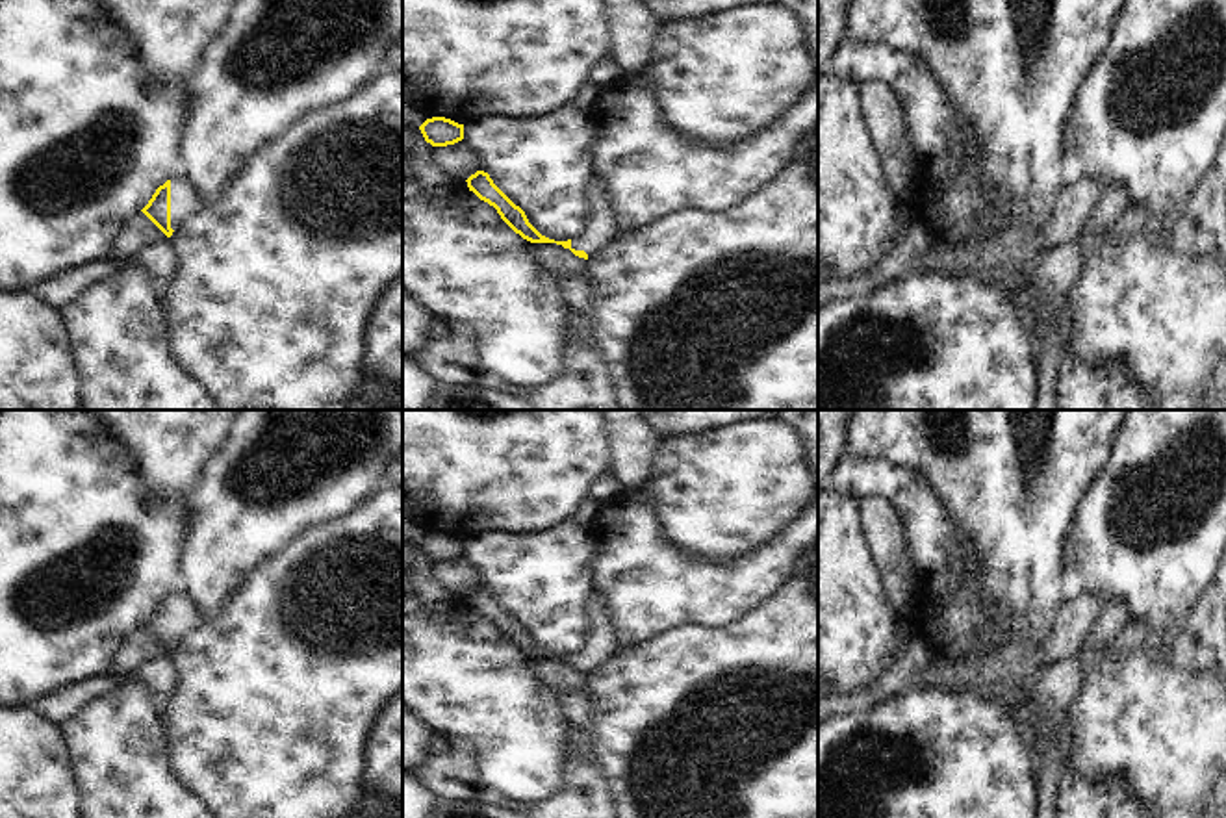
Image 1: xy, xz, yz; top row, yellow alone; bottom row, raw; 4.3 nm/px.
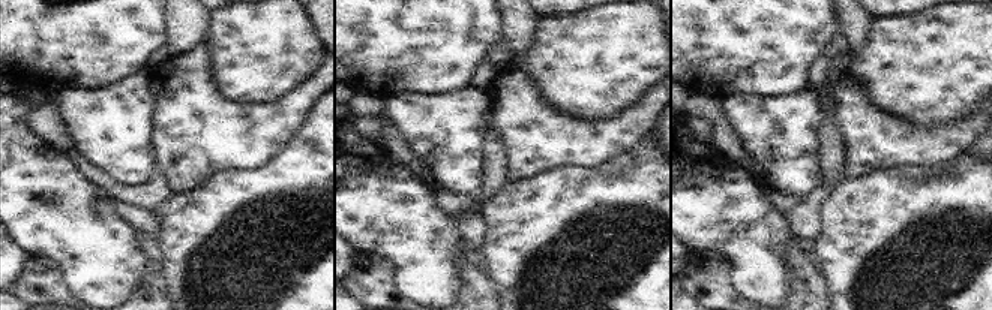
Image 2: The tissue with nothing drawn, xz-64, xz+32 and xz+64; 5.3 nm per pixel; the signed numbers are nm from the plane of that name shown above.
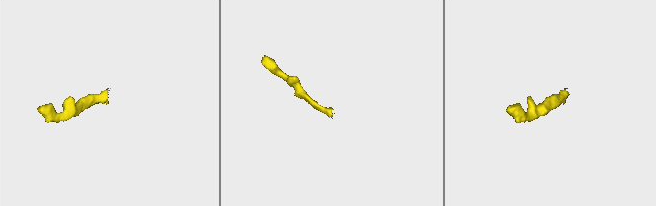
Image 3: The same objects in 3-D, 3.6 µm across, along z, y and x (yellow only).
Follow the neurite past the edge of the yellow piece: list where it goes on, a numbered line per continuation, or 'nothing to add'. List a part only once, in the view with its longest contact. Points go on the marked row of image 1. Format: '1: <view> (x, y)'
1: xy (184, 201)

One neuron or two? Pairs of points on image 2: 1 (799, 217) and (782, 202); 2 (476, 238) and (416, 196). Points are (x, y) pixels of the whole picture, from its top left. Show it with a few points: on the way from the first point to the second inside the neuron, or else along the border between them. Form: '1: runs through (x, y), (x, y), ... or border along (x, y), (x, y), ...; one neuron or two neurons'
1: border along (803, 198), (784, 213); two neurons
2: border along (453, 217), (462, 240); two neurons

